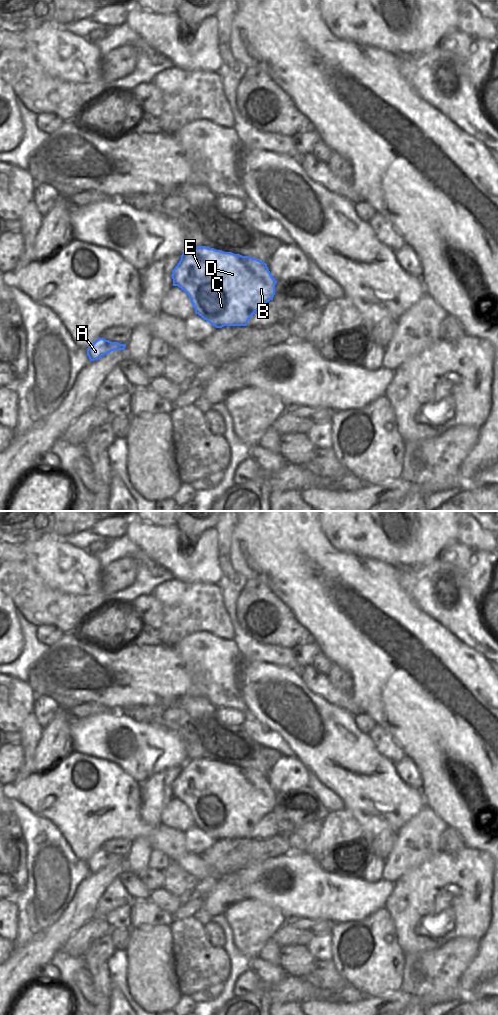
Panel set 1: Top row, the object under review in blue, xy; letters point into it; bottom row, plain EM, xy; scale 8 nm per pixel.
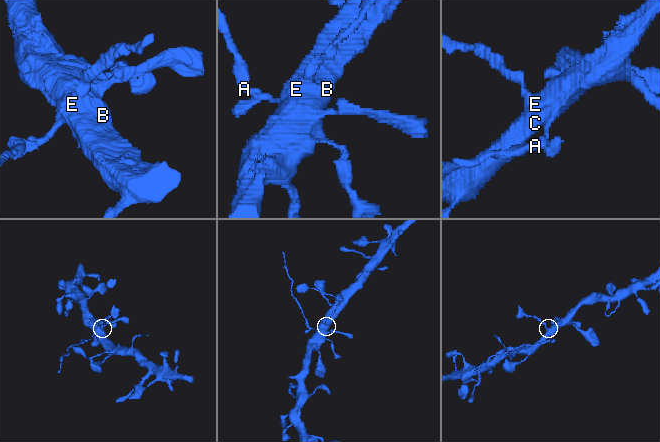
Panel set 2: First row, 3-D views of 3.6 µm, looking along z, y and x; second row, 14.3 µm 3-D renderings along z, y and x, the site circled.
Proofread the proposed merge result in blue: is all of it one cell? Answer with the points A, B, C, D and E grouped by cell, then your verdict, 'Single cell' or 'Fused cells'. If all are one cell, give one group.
Groups: A / B C D E. Fused cells.

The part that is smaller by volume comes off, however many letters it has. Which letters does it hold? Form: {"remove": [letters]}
{"remove": ["A"]}

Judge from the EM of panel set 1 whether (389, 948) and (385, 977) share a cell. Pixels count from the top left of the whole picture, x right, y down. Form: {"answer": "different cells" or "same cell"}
{"answer": "same cell"}

